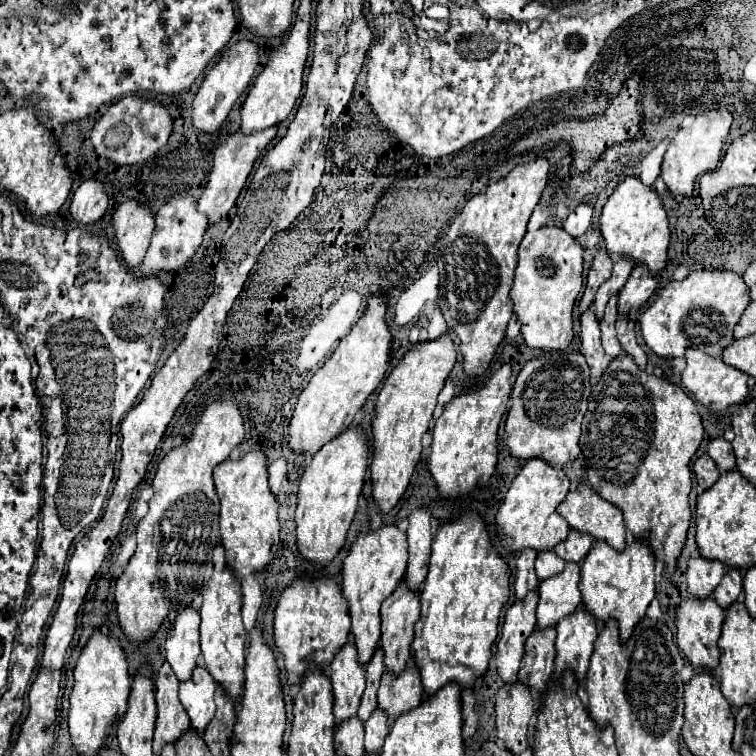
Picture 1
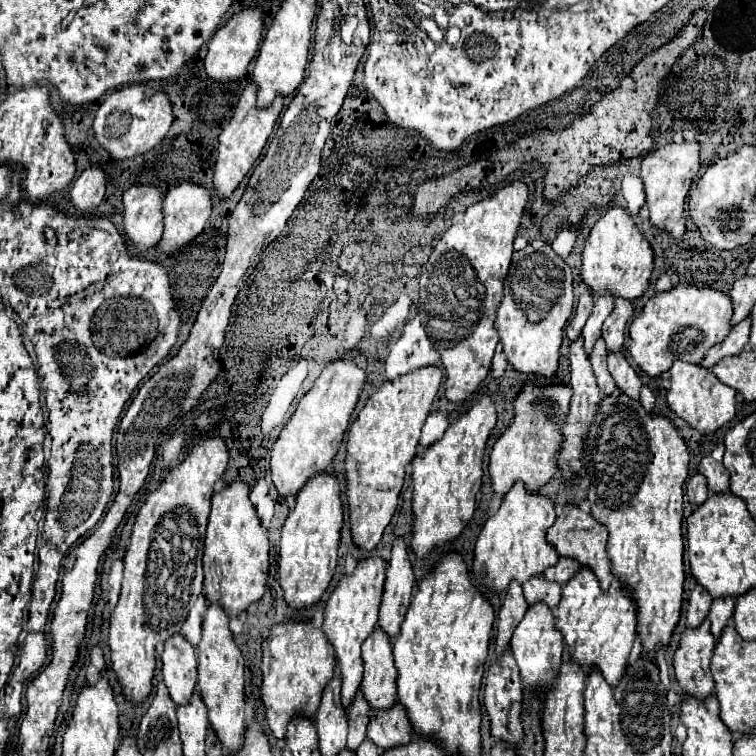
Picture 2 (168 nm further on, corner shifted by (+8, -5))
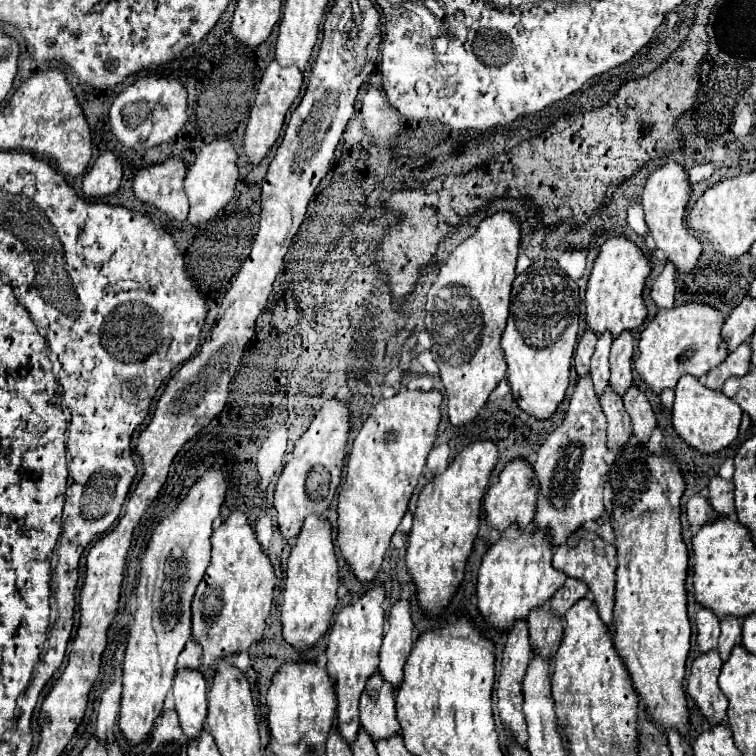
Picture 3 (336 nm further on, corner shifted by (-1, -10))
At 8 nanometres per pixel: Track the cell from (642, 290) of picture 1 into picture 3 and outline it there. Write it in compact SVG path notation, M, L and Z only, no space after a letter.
M622 332L610 350L610 384L612 388L624 396L626 388L632 386L632 354L634 354L634 338L632 332Z

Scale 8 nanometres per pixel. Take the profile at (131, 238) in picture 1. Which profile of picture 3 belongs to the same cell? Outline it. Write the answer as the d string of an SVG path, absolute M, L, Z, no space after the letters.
M170 158L136 174L134 194L140 202L158 208L170 220L182 222L188 214L188 198L184 194L186 166L180 158Z

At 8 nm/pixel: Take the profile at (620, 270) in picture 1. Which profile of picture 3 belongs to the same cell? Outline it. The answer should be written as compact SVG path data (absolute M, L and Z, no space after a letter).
M602 332L602 334L598 336L596 350L594 350L594 356L592 356L590 374L592 374L594 390L596 390L598 396L602 396L604 388L608 386L608 378L610 378L610 368L608 368L610 344L612 344L612 334L610 334L610 332Z

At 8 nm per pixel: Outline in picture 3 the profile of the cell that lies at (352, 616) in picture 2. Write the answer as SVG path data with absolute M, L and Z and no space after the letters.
M378 582L368 592L364 592L356 602L352 602L348 608L342 608L336 618L334 626L330 628L328 636L328 672L332 678L336 678L336 692L338 692L338 716L336 724L346 738L346 742L352 742L360 728L358 718L358 702L360 694L366 686L366 680L376 672L378 668L378 652L384 638L384 620L386 612L382 608L384 602L384 586Z

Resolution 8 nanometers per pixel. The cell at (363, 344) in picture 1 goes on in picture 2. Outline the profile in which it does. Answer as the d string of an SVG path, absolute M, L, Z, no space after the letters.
M347 353L341 363L329 363L323 369L313 389L299 401L295 415L283 427L279 439L273 443L271 481L277 493L285 499L297 495L313 475L325 473L341 447L349 417L355 409L355 403L367 377L367 373L355 365L353 357L355 353Z

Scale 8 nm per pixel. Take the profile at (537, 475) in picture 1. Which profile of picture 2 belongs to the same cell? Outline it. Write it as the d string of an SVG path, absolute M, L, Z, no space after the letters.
M523 483L511 487L511 491L503 497L499 511L487 519L483 525L479 539L475 543L475 557L473 557L473 575L479 577L483 573L489 581L477 581L481 587L503 593L507 591L511 579L517 583L525 583L531 577L543 575L547 567L557 563L555 551L547 547L547 529L555 523L555 509L553 501L541 495L527 495L523 491Z

